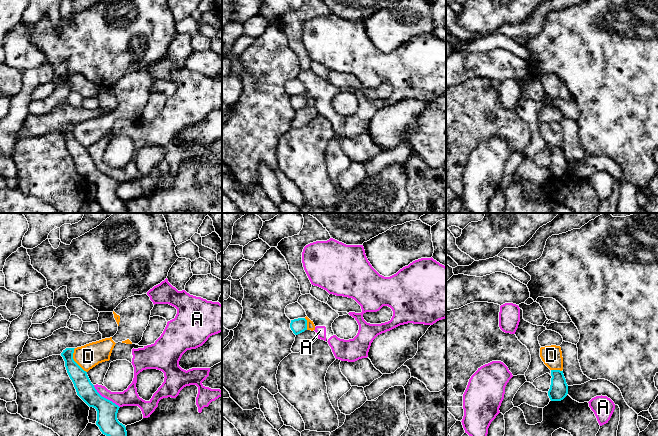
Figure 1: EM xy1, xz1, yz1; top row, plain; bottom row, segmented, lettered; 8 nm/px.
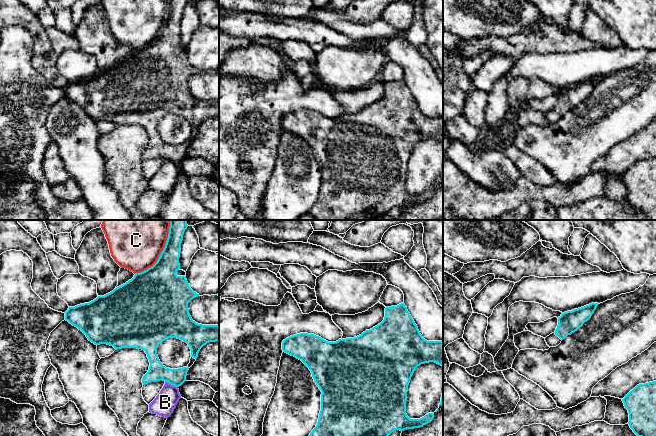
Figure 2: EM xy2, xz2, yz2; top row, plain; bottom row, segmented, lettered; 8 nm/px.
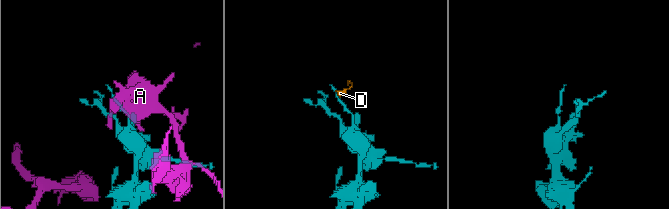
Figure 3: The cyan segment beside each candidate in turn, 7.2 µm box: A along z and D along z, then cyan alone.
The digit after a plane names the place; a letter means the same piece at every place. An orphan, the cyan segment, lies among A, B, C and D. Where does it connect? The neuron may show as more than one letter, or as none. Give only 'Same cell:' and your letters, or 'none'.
Same cell: none

